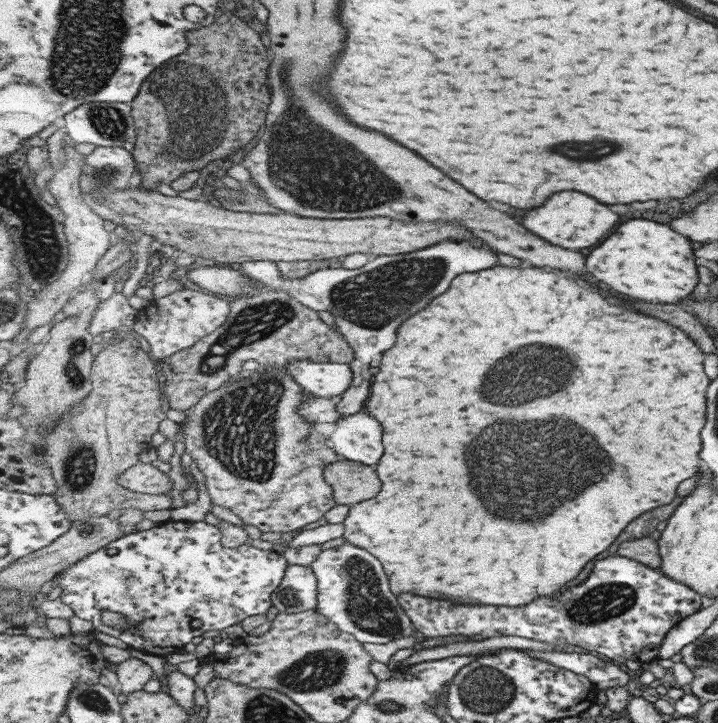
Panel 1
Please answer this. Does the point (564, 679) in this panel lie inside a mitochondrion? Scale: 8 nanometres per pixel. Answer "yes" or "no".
no

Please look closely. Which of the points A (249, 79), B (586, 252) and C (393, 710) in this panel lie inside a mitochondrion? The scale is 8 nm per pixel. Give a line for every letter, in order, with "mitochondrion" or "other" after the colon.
A: other
B: other
C: other

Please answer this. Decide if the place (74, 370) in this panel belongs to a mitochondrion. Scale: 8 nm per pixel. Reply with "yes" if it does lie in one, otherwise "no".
yes

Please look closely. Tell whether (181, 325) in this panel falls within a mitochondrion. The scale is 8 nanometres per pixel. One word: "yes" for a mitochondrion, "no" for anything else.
no

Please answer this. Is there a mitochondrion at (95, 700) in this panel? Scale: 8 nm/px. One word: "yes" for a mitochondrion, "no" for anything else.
yes

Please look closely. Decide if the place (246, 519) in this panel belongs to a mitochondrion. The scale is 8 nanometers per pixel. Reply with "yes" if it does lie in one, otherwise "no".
no

